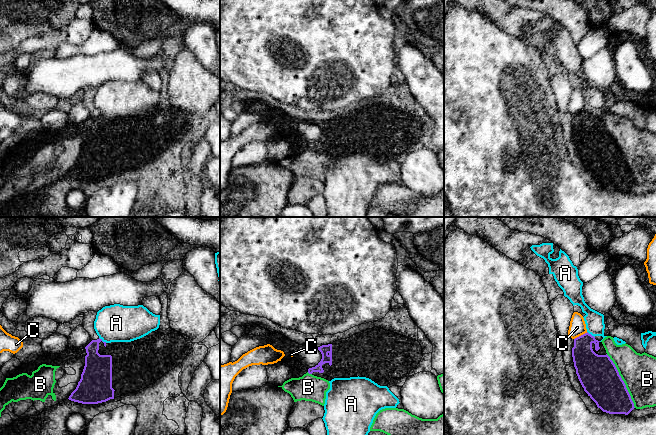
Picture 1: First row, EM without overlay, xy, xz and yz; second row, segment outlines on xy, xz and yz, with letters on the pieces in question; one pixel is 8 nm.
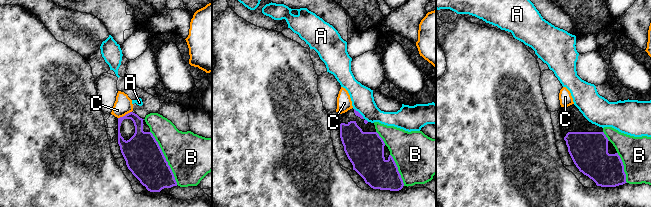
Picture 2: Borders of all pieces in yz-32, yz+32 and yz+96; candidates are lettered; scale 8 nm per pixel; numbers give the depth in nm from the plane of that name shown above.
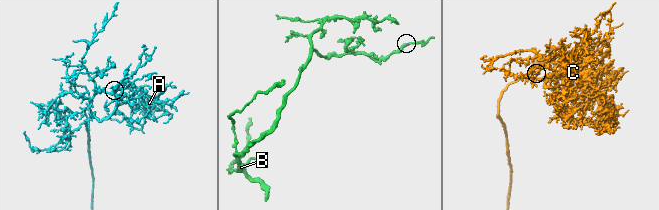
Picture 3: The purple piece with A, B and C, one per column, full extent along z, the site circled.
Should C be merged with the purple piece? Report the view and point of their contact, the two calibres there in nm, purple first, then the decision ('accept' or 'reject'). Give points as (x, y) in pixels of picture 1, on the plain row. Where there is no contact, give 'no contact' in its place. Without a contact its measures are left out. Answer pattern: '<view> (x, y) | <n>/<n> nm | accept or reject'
yz (581, 111) | 220/130 nm | reject

